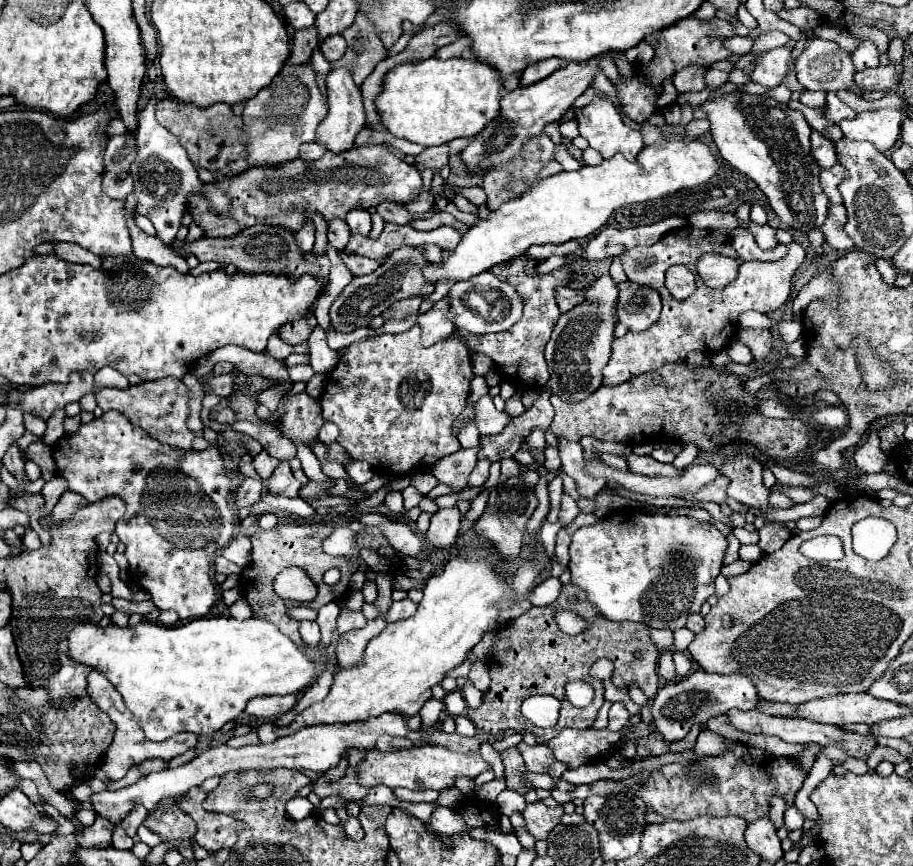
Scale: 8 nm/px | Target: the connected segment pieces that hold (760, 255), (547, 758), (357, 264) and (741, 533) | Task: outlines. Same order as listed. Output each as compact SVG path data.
M736 228L731 231L731 245L737 252L740 264L744 261L759 260L774 262L786 256L786 246L778 244L772 250L761 250L751 232L745 228Z
M526 742L518 744L518 752L524 758L524 764L530 772L542 772L542 774L550 774L560 778L564 770L568 770L562 762L558 762L552 754L552 750L546 744L534 744L528 746Z
M340 252L340 256L342 256L342 260L344 260L344 264L348 266L348 270L354 274L354 276L364 276L364 274L372 274L378 266L380 266L380 262L378 260L370 260L370 258L364 258L364 256L344 256L342 252Z
M735 528L733 534L740 541L741 544L757 544L759 541L758 530L747 532L744 528Z

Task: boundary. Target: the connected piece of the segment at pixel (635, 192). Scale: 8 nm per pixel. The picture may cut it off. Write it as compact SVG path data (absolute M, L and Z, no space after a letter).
M666 138L644 146L640 162L634 164L618 154L598 166L582 166L576 172L558 172L534 184L534 188L524 196L502 204L498 212L490 212L488 218L462 234L462 240L452 254L444 254L442 266L428 264L422 272L428 282L440 278L468 280L500 262L522 256L526 248L534 244L562 244L586 238L604 226L614 210L704 186L718 174L718 170L720 164L716 156L700 138Z

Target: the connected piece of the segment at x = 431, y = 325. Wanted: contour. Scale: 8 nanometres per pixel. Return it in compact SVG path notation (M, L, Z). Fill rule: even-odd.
M444 296L428 312L416 318L416 324L422 328L424 346L432 346L434 342L448 338L454 332L456 326L446 318L448 310L450 310L450 296Z

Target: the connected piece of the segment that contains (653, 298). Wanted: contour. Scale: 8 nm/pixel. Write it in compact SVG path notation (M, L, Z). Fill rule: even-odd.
M630 280L620 282L616 286L620 290L618 306L616 306L618 322L628 326L632 332L642 332L642 330L650 328L658 320L658 316L660 316L660 294L654 288L650 288L650 286L640 286L640 284L634 284Z

